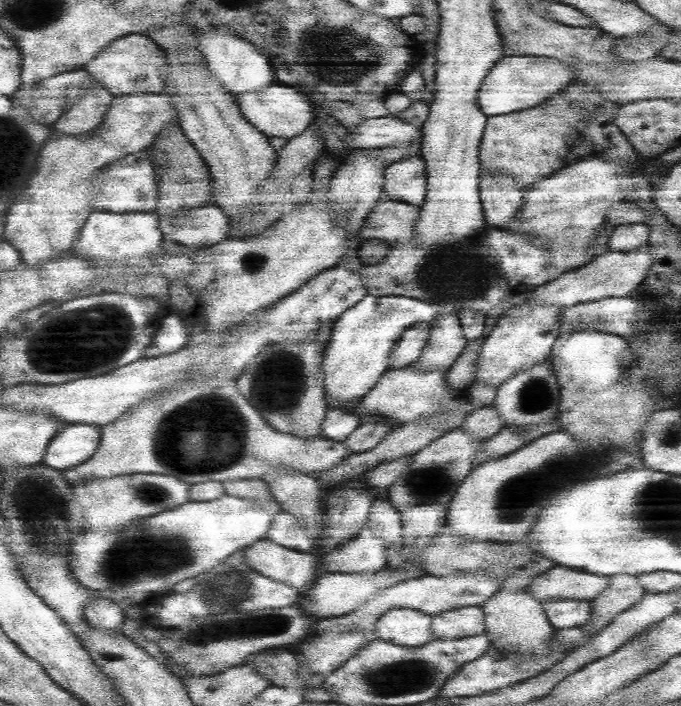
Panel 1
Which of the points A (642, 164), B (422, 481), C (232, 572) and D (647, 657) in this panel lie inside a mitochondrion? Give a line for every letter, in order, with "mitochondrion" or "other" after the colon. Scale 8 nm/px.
A: other
B: mitochondrion
C: mitochondrion
D: other

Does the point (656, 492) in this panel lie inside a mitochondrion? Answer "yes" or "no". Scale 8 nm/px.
yes

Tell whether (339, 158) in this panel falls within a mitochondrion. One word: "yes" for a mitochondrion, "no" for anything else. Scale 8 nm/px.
no

